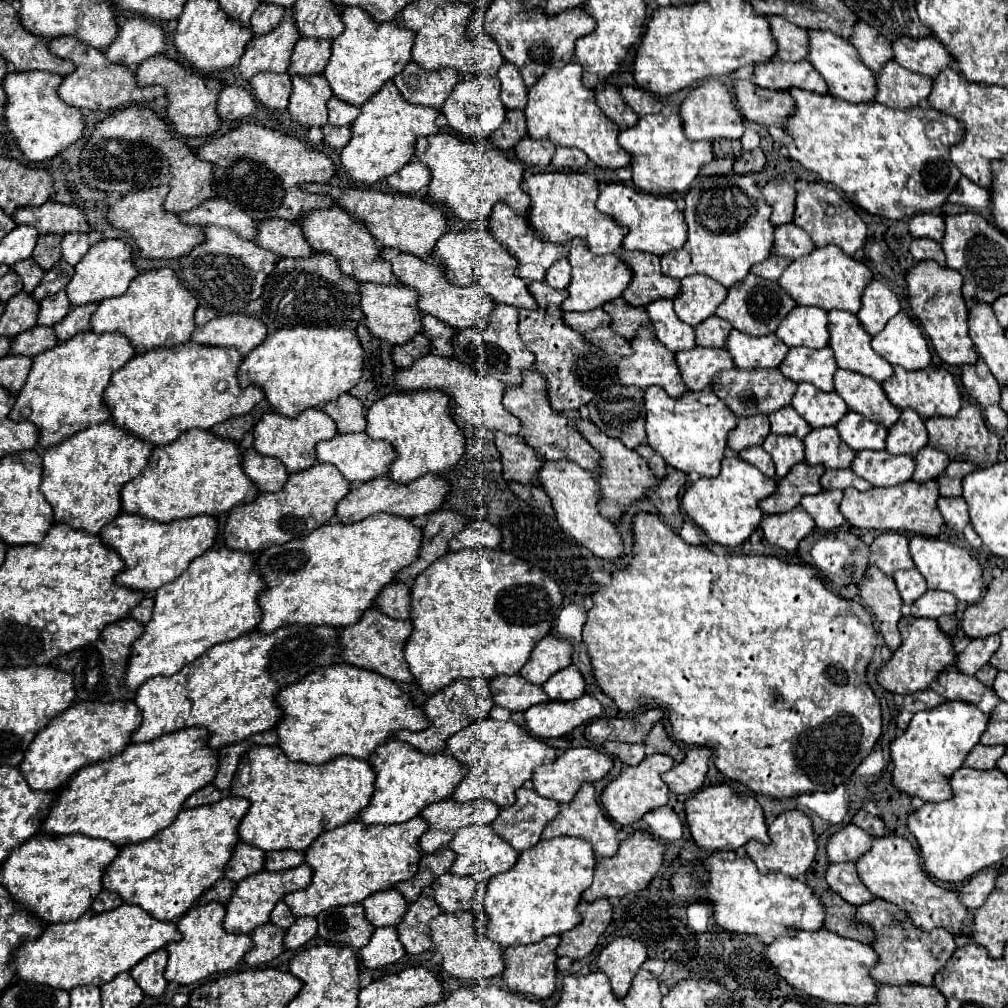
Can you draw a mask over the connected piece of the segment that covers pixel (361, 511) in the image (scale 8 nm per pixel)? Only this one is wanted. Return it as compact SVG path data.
M423 475L411 483L395 483L393 479L379 477L373 481L367 481L359 487L353 487L345 499L339 501L337 505L337 517L341 523L353 523L361 521L365 517L371 517L375 513L393 513L401 517L417 517L417 515L427 515L433 513L441 507L445 501L445 495L449 493L449 481L443 475Z

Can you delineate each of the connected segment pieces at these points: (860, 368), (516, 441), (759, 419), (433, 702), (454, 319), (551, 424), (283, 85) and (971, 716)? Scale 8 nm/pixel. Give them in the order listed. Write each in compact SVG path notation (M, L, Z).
M829 311L829 347L835 351L837 365L861 375L867 375L879 383L893 375L889 361L881 359L873 347L867 331L859 325L859 319L847 311Z
M495 433L495 445L501 451L503 475L507 481L541 487L541 481L537 479L537 471L541 469L541 459L537 459L537 453L521 437Z
M767 415L745 417L745 419L739 419L737 429L733 429L729 433L727 445L733 451L743 451L751 445L761 445L769 433L771 431L769 431L769 417Z
M465 679L465 681L455 681L449 687L441 689L439 693L435 693L423 707L425 715L429 717L429 727L423 731L399 731L395 733L397 739L413 745L415 749L423 751L423 753L441 753L447 745L447 739L451 735L455 735L457 731L465 729L469 723L483 719L489 715L489 711L493 709L493 697L491 697L491 687L487 679Z
M383 249L381 257L385 257L391 265L393 265L393 273L399 277L399 281L403 281L405 285L413 287L415 291L419 291L419 309L441 319L443 323L455 327L455 329L477 329L477 331L485 331L485 327L489 325L489 317L495 309L495 301L481 289L479 283L469 283L465 287L453 285L447 281L443 269L437 263L431 261L423 261L415 255L397 251L397 249Z
M525 371L523 375L525 375L523 385L507 387L503 405L521 421L525 429L525 441L539 453L541 459L547 461L569 459L587 471L601 473L601 455L597 455L589 441L577 431L577 425L569 415L563 415L551 407L547 399L547 381L537 371Z
M265 71L255 75L249 83L253 87L257 101L261 101L265 107L277 111L287 109L289 95L291 95L291 79L287 73Z
M947 701L931 711L915 713L907 731L891 743L891 759L895 765L893 785L923 801L951 799L953 789L949 787L949 779L979 743L987 723L989 715L963 701Z

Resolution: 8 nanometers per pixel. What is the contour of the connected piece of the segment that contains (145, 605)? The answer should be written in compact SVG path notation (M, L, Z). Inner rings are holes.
M147 595L147 597L131 611L131 617L137 619L141 625L147 625L151 615L153 615L153 595Z

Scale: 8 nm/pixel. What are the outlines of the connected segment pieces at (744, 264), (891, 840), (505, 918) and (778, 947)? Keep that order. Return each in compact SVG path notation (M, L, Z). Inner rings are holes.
M741 175L741 197L739 195L737 197L727 195L723 199L713 199L713 197L703 197L703 193L689 191L685 197L685 203L687 203L685 221L689 225L689 237L687 237L687 243L683 245L683 249L669 251L661 257L661 267L663 267L665 275L669 275L673 279L683 279L687 275L701 273L701 275L707 275L707 277L719 281L725 287L731 287L733 283L739 283L741 279L745 279L755 263L761 263L769 257L771 247L773 247L775 227L769 221L771 207L765 203L755 177Z
M885 835L877 837L873 841L873 847L865 857L861 857L857 863L857 871L861 875L861 881L865 887L879 899L885 899L889 903L899 905L907 911L911 921L921 931L933 931L937 927L947 929L953 937L973 935L973 911L967 909L959 901L959 893L945 889L941 885L935 885L935 879L929 879L929 873L923 871L921 859L913 845L897 835Z
M555 837L545 841L541 839L535 847L523 851L511 871L495 875L487 885L485 911L489 915L489 939L493 939L503 947L519 943L527 945L527 943L539 943L549 935L561 935L571 927L577 927L581 923L577 905L581 901L583 891L591 887L593 869L595 869L593 847L589 841L579 837Z
M827 929L809 933L799 931L795 937L779 937L775 943L765 947L767 959L775 965L777 973L795 989L817 997L827 1003L841 1003L841 1005L857 1005L867 1007L877 1003L877 981L871 979L871 967L877 965L879 955L871 945L861 941L839 937Z

